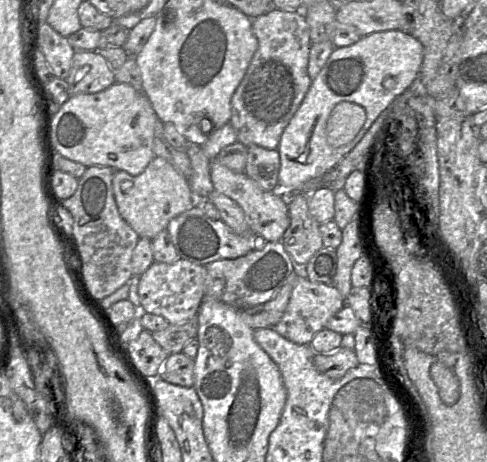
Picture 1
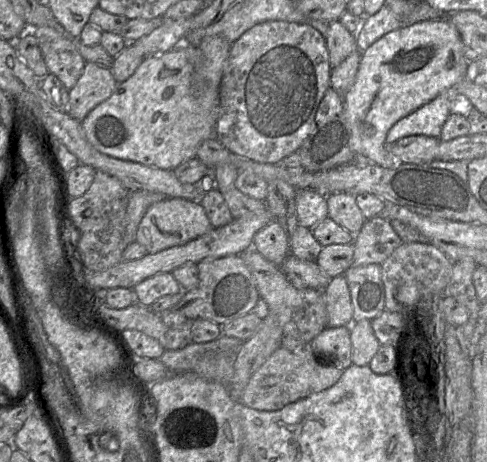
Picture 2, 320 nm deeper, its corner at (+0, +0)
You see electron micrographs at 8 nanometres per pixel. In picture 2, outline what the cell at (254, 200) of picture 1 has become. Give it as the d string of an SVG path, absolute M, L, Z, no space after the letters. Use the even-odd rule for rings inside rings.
M273 220L255 234L253 249L281 267L290 253L290 236L279 221Z

